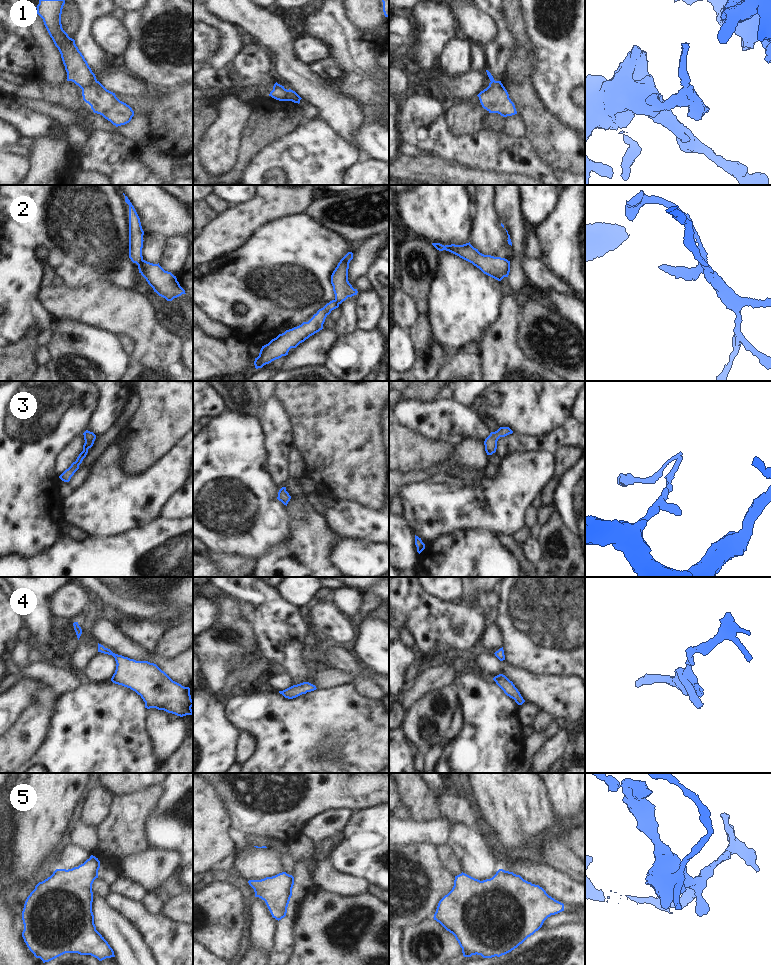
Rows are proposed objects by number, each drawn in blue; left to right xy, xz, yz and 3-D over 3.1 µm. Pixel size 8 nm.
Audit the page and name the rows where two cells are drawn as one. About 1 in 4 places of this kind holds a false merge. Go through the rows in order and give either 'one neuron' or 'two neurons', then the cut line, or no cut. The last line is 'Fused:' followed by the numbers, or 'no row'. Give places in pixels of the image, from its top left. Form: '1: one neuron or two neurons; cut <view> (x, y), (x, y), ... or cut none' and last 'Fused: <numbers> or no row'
1: two neurons; cut xy (96, 80), (82, 89)
2: two neurons; cut xy (143, 260), (138, 265)
3: one neuron; cut none
4: one neuron; cut none
5: one neuron; cut none
Fused: 1, 2

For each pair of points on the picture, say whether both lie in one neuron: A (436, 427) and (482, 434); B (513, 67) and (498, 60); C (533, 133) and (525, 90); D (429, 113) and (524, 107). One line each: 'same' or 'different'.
A: same
B: different
C: same
D: different

